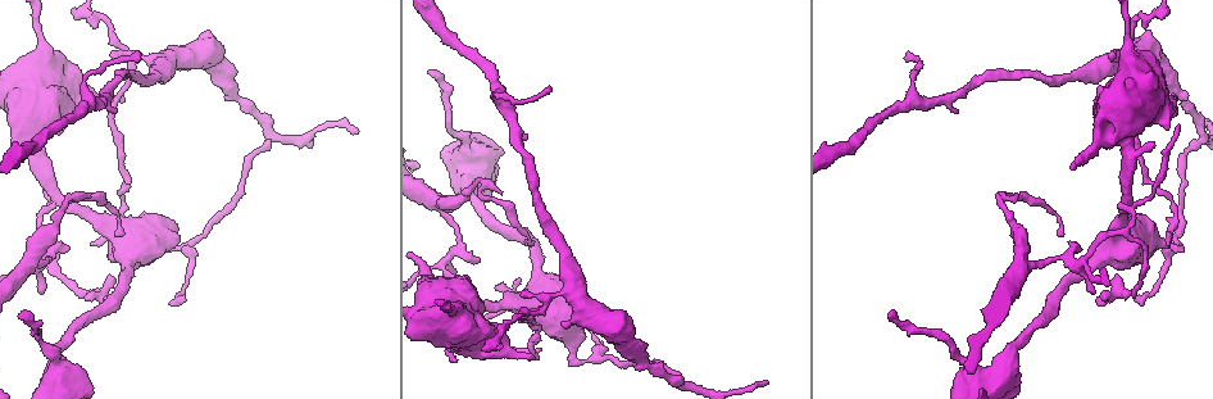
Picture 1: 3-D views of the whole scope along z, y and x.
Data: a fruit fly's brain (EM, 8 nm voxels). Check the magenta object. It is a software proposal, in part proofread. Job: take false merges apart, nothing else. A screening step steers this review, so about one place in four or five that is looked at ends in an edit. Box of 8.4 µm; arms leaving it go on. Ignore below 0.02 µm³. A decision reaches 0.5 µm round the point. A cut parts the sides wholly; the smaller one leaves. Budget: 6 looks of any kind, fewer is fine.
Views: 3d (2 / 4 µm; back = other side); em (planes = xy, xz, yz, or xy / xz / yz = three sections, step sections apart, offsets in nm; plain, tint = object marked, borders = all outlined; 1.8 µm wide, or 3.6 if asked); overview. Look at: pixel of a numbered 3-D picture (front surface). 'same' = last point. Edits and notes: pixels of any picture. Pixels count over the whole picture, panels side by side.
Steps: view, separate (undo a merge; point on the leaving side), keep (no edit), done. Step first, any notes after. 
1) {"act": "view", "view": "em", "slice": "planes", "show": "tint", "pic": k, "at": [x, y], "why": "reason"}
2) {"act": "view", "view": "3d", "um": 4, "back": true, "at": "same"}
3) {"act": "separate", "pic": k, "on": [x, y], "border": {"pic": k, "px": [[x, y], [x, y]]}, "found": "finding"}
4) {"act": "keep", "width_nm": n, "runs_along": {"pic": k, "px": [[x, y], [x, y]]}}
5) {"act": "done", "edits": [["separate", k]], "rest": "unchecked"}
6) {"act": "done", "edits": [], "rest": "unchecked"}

{"act": "view", "view": "3d", "um": 4, "pic": 1, "at": [38, 130], "why": "calibre changes"}

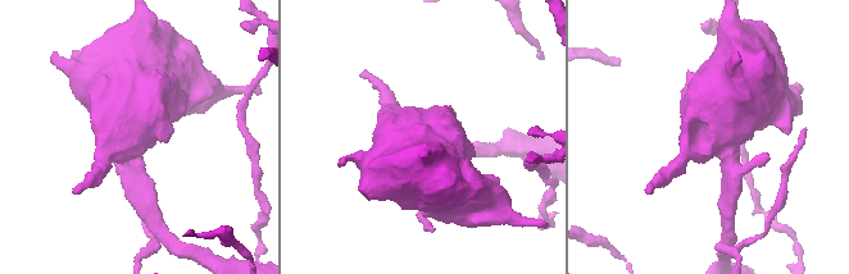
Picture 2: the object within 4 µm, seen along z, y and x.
{"act": "view", "view": "em", "um": 3.6, "slice": "xz", "step": 4, "show": "tint", "pic": 2, "at": [722, 140]}

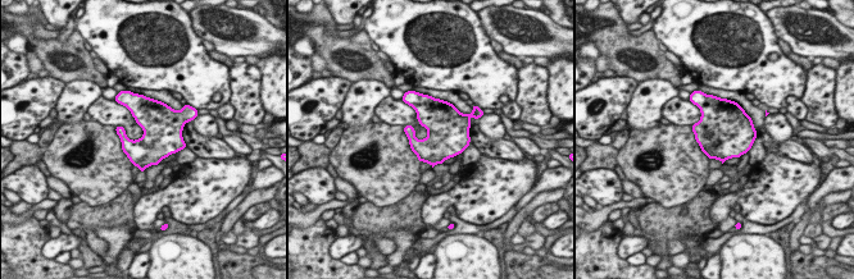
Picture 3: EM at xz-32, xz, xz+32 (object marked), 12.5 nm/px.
{"act": "view", "view": "em", "um": 3.6, "slice": "planes", "show": "tint", "at": "same"}

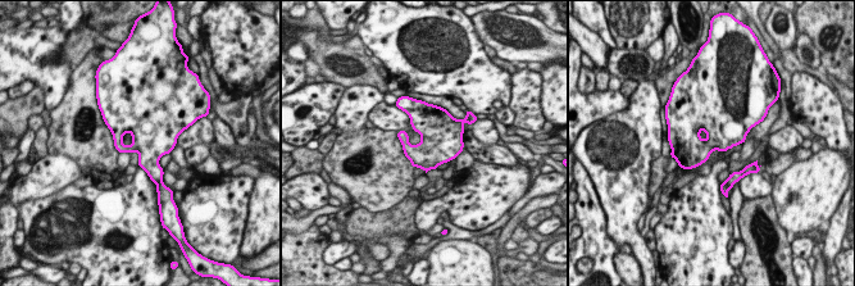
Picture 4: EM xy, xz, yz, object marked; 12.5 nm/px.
{"act": "keep", "found": "one neuron here"}

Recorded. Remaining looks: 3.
{"act": "view", "view": "em", "slice": "xz", "step": 4, "show": "plain", "pic": 1, "at": [524, 314], "why": "a narrow waist"}

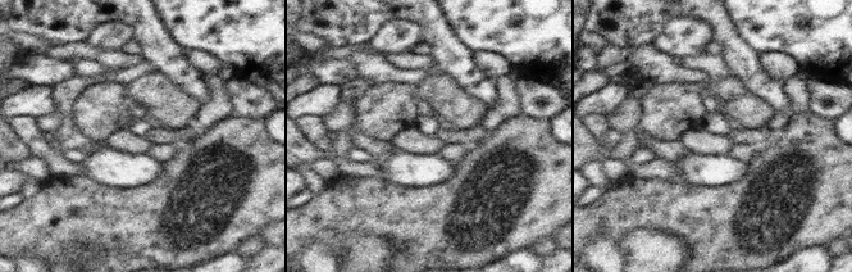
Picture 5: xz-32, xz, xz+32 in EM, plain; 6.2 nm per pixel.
{"act": "view", "view": "em", "slice": "xz", "step": 4, "show": "tint", "at": "same"}

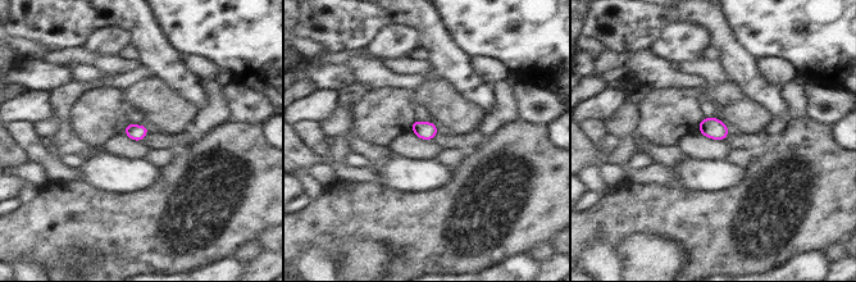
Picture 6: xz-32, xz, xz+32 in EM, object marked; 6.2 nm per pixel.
{"act": "keep", "found": "continuous, no second neuron"}

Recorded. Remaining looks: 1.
{"act": "done", "edits": [], "rest": "unchecked"}

